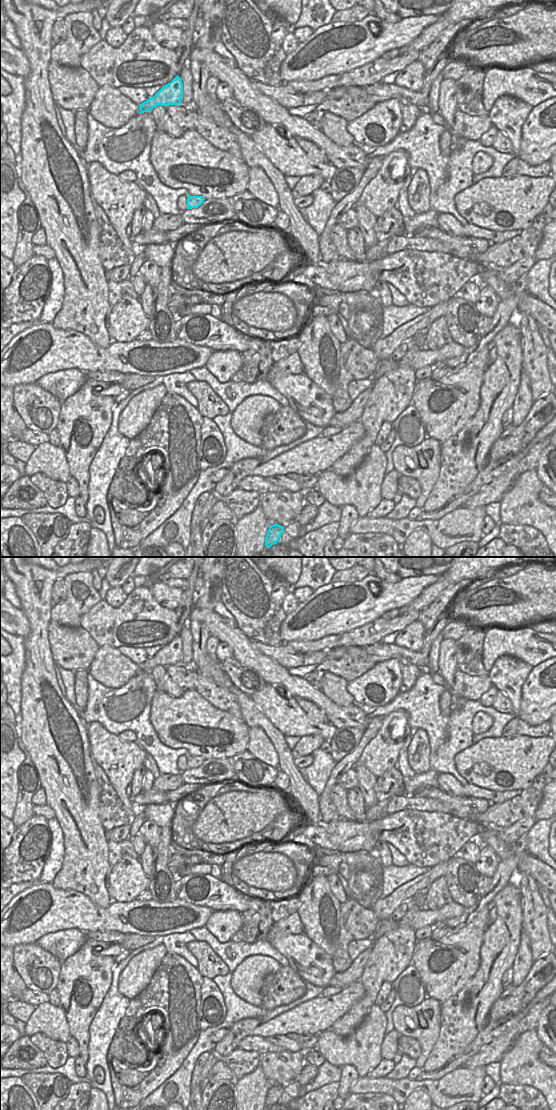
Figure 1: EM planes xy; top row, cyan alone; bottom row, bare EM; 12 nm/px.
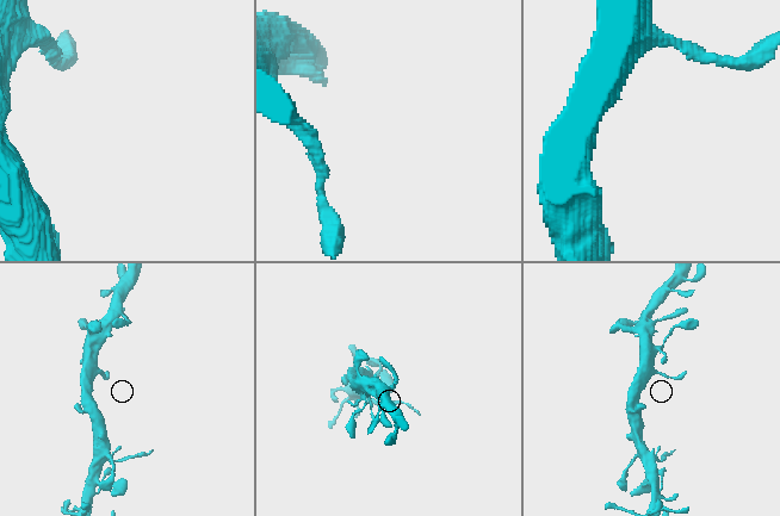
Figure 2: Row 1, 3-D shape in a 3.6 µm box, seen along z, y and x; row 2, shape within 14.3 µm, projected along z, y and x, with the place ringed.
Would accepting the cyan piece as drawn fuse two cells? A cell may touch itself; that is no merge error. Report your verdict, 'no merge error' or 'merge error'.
no merge error

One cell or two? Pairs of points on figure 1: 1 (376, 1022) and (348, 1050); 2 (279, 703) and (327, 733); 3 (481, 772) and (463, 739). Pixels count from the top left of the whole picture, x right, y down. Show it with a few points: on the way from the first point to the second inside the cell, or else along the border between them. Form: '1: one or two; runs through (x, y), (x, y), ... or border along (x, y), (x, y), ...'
1: one; runs through (371, 1031), (365, 1042), (357, 1050)
2: one; runs through (291, 715), (301, 725), (315, 729)
3: two; border along (473, 744), (456, 754), (454, 757), (456, 767)

